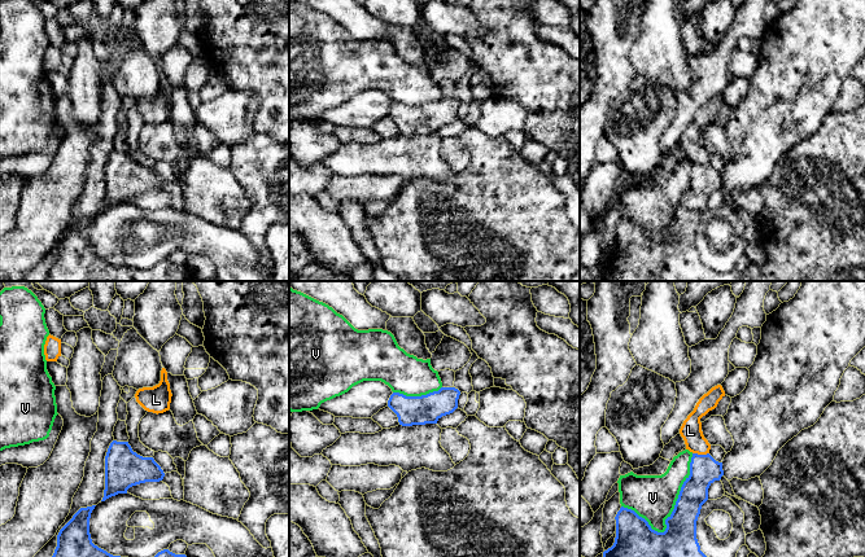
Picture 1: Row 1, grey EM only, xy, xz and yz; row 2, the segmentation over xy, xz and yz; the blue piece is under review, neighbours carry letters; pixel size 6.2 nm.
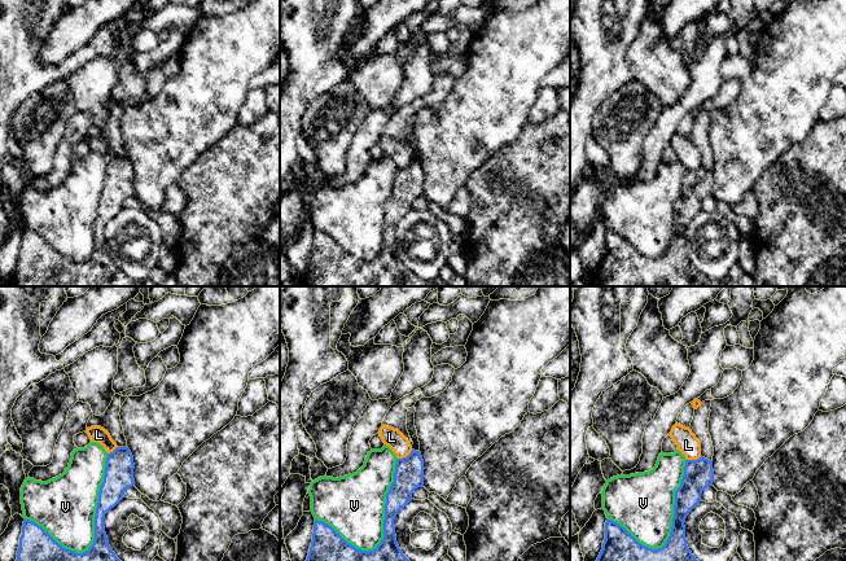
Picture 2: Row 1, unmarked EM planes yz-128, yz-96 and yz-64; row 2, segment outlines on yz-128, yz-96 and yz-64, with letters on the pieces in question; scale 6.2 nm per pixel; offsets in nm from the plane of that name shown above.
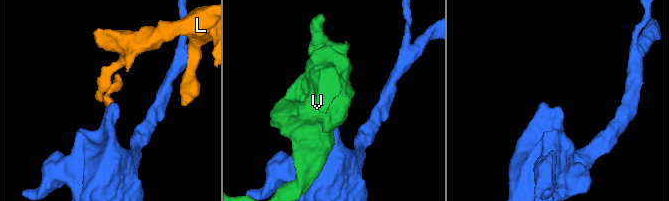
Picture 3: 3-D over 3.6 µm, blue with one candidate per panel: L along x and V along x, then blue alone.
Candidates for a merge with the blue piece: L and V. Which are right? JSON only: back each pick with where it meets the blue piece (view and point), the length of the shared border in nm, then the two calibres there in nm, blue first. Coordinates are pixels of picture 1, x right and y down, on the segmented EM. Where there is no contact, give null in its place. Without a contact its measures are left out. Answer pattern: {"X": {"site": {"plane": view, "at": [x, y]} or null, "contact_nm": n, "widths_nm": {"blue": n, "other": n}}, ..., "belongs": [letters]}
{"belongs": []}

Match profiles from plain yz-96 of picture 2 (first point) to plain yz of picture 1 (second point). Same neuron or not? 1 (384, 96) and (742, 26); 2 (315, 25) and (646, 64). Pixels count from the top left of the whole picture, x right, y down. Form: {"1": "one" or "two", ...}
{"1": "two", "2": "two"}

